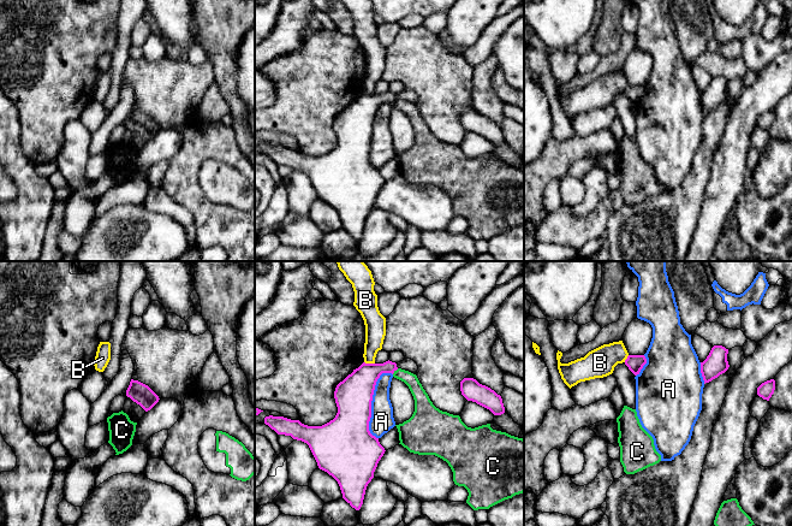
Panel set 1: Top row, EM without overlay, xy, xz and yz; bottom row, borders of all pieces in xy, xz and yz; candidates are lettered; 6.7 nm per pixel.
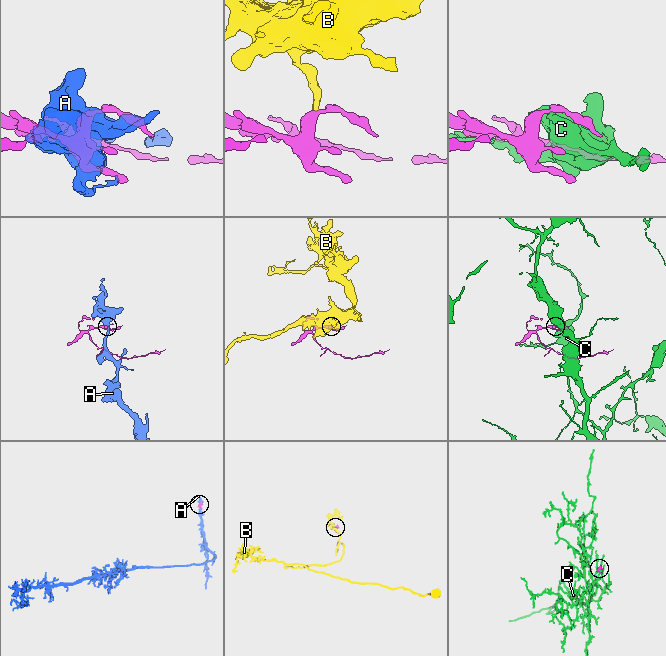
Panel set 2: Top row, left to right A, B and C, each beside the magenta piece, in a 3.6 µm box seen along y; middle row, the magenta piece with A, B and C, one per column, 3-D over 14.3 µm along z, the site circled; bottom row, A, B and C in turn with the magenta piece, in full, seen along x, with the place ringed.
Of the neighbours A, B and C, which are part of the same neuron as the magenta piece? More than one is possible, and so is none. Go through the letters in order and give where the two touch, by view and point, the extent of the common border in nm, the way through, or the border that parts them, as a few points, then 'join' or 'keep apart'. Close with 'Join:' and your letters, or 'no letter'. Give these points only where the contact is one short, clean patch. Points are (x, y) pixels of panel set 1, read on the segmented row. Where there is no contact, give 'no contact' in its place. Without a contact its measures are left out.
A: meets magenta in xz at (370, 402); contact 460 nm long; keep apart
B: meets magenta in xz at (369, 364); contact 70 nm long; border along xz (364, 361), (374, 364); keep apart
C: meets magenta in xz at (394, 370); contact 60 nm long; keep apart
Join: no letter

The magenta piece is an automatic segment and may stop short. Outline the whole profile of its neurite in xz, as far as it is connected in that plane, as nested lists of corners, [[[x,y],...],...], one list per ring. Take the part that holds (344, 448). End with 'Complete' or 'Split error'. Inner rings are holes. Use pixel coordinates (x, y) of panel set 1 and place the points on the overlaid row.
[[[389,360],[383,364],[363,362],[353,370],[335,388],[334,398],[338,407],[335,418],[322,426],[308,426],[299,420],[284,416],[269,415],[264,418],[264,424],[278,435],[291,436],[293,439],[309,445],[318,468],[338,481],[343,498],[356,510],[361,509],[367,486],[374,478],[377,463],[386,451],[379,438],[369,431],[375,385],[382,373],[393,374],[397,370],[397,364]]]. Complete

